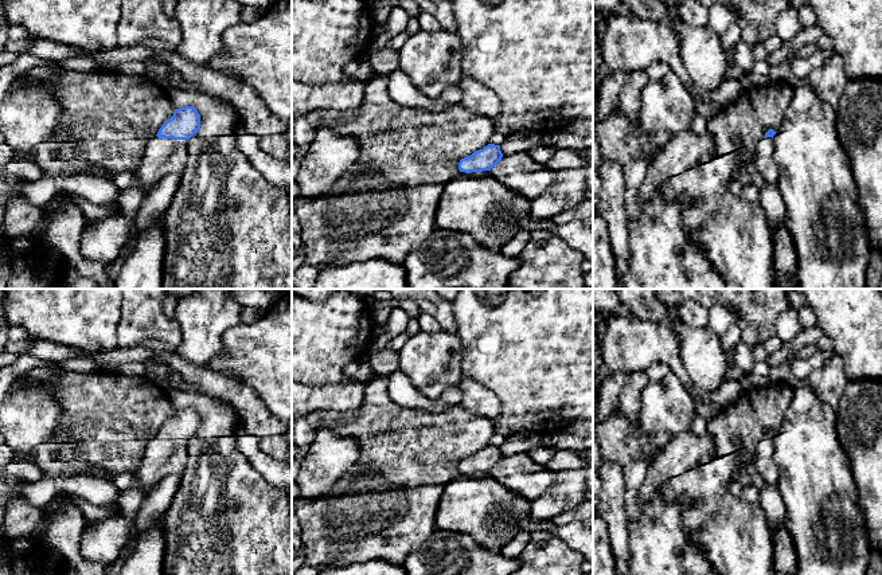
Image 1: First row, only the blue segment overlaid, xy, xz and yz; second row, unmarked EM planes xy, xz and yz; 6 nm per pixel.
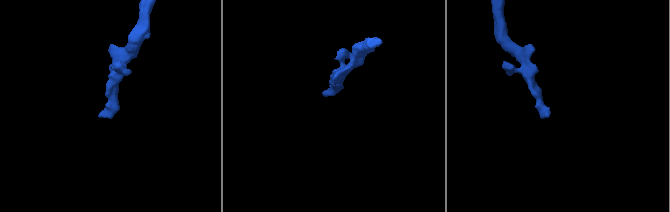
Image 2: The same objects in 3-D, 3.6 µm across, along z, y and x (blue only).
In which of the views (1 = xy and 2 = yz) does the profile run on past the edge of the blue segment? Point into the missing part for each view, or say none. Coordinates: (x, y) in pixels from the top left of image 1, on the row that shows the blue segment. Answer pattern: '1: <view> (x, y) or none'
1: none
2: none

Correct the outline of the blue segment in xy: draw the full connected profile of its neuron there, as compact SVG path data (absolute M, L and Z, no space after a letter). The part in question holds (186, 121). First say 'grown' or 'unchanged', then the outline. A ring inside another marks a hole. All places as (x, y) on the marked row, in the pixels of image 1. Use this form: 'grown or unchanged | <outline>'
unchanged | M194 106L175 109L157 132L157 137L173 140L190 140L200 130L200 114Z

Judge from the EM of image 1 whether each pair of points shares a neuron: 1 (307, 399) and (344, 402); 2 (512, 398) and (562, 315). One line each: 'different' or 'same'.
1: same
2: same

